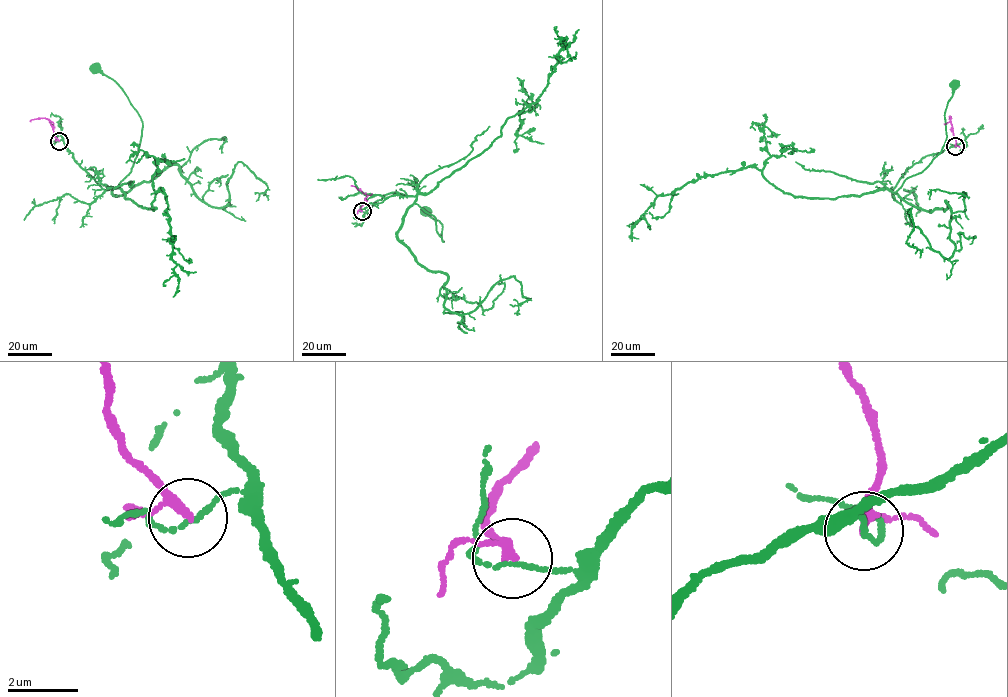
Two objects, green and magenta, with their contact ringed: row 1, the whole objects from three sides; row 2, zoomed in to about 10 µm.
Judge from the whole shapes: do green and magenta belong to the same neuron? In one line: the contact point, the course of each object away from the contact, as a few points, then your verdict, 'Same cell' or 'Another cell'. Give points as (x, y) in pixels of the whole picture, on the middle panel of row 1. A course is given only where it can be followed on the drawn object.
Place: (362, 211). Course of green: (361, 211), (367, 211), (391, 192), (415, 196), (415, 203), (435, 218), (443, 241), (442, 225), (425, 213). Course of magenta: (361, 211), (366, 197), (351, 185). Another cell

